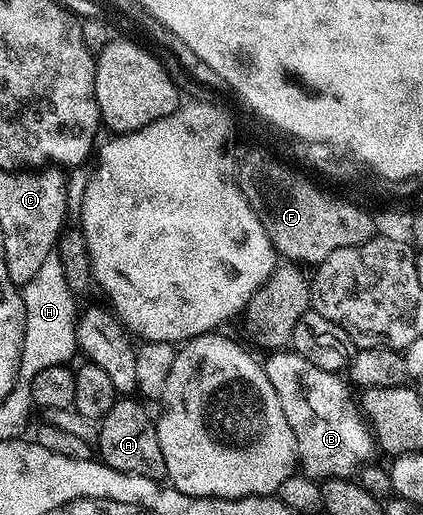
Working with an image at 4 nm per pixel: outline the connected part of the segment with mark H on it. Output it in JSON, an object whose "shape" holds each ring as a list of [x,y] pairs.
{"shape":[[[58,253],[49,254],[42,267],[21,291],[25,305],[25,336],[22,341],[22,359],[32,363],[31,369],[65,365],[78,352],[77,315],[75,293],[69,288],[64,264]]]}

